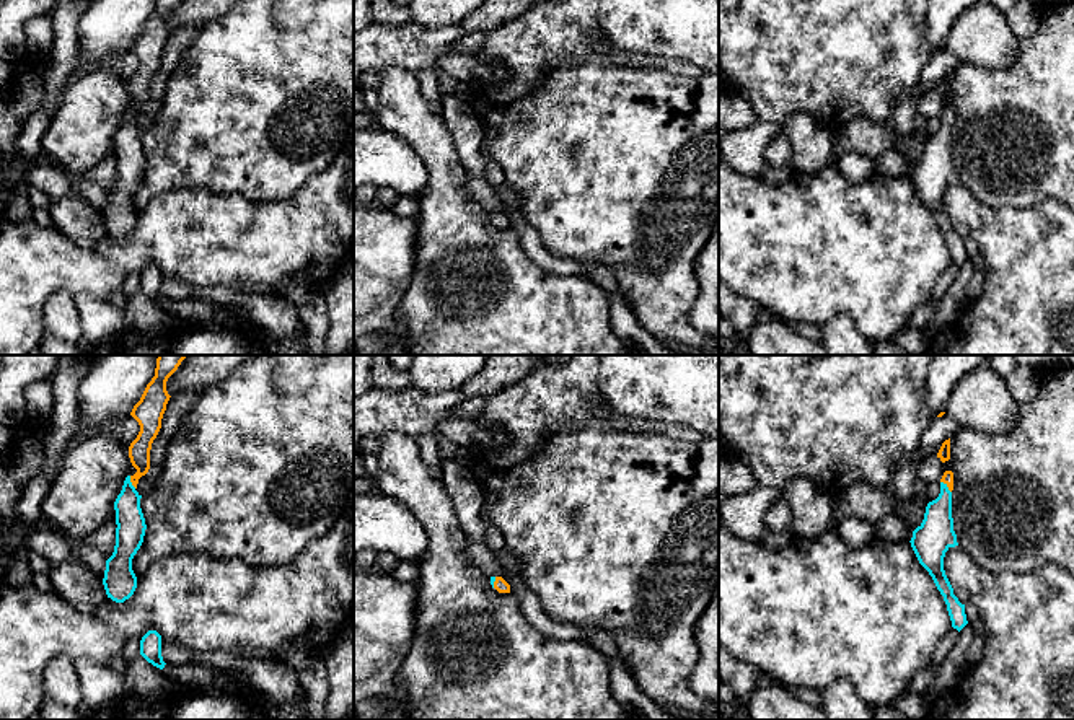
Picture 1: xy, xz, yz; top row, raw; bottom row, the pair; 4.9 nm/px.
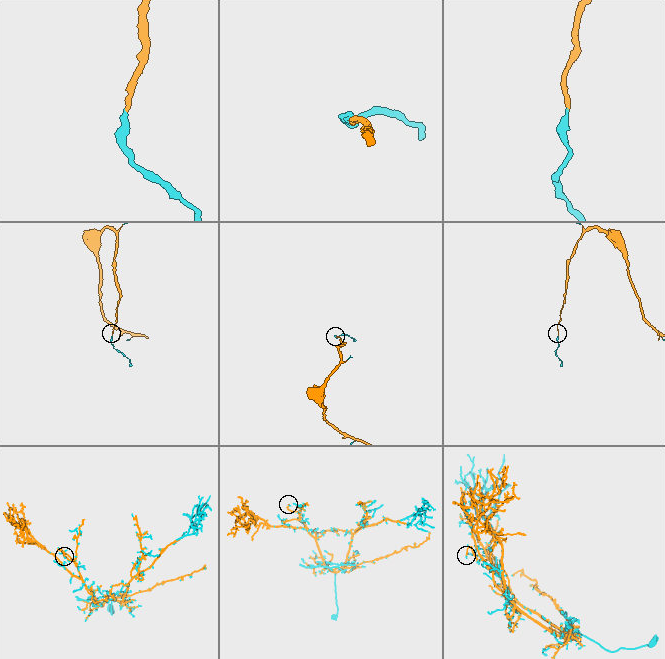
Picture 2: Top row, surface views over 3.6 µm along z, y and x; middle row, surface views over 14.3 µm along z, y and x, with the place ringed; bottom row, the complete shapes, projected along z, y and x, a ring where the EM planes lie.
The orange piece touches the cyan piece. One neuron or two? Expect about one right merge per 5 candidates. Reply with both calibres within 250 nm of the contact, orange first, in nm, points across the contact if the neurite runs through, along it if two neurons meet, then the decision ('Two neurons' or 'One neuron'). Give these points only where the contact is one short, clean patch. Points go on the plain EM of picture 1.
Thickness 60 nm (orange) against 180 nm. One neuron

